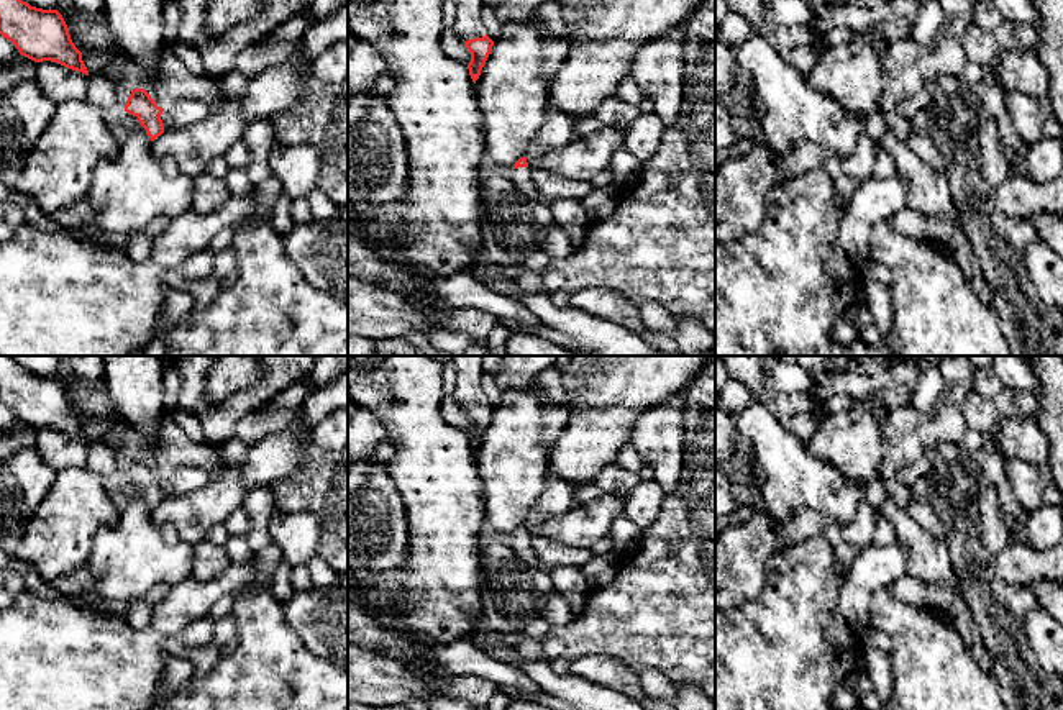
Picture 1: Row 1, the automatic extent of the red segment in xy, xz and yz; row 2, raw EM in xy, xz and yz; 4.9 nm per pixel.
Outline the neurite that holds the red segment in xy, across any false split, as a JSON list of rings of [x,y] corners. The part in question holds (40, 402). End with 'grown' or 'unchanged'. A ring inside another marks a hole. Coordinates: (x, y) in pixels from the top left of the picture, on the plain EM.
[[[0,356],[0,402],[34,430],[51,428],[89,443],[62,382],[31,374],[11,356]]] | unchanged

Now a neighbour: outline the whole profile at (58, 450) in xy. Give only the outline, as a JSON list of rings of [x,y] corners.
[[[36,430],[34,448],[57,472],[67,467],[87,467],[87,444],[57,430]]]

